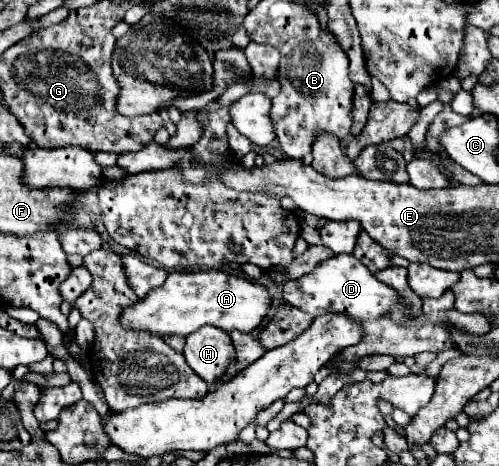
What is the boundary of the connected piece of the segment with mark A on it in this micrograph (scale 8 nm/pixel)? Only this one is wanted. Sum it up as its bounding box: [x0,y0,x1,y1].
[120,270,270,338]

